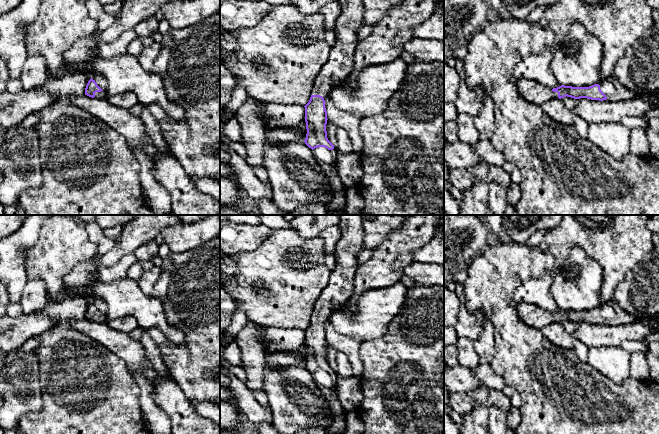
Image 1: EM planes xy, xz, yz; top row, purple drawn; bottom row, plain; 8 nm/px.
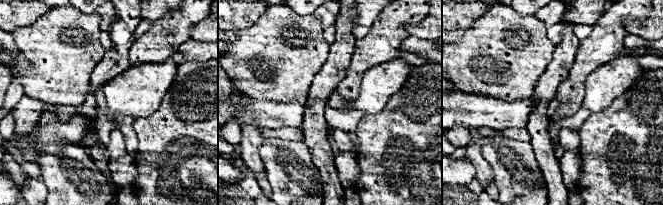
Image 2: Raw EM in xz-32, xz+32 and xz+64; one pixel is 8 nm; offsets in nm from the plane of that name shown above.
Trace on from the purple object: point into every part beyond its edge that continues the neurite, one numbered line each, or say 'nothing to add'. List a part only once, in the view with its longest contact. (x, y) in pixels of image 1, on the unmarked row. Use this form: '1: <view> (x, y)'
1: xz (339, 289)
2: xz (325, 382)

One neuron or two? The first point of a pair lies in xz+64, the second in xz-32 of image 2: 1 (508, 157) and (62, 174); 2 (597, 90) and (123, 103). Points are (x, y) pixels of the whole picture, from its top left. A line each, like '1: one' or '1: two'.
1: one
2: one

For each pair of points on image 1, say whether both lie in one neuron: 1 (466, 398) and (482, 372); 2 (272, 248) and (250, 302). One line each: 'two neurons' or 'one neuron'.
1: two neurons
2: one neuron

